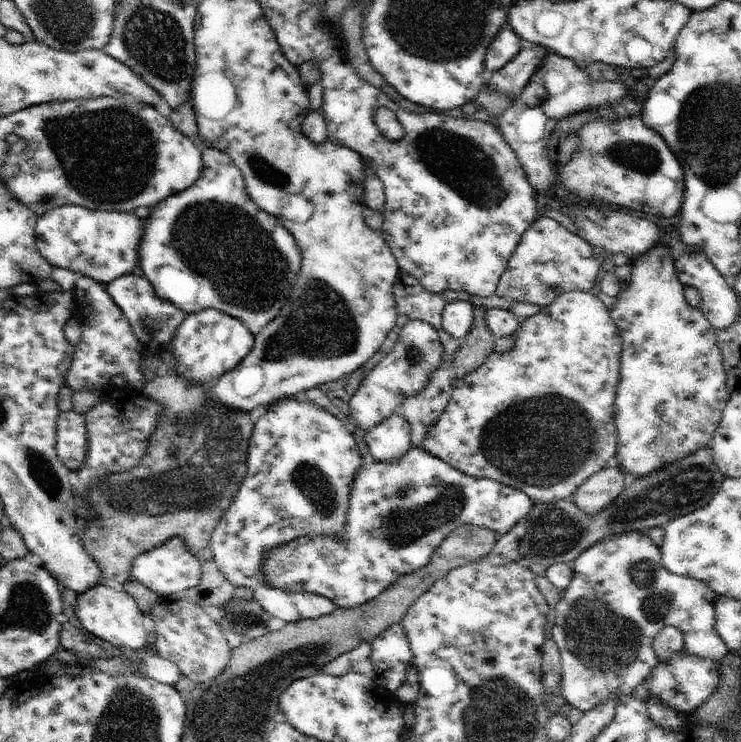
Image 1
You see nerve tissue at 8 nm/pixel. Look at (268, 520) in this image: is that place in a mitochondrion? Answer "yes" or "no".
no

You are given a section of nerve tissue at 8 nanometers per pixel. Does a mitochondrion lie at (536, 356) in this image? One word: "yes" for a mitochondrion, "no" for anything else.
no

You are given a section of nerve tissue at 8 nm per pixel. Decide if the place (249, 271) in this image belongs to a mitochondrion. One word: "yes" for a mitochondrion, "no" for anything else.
yes

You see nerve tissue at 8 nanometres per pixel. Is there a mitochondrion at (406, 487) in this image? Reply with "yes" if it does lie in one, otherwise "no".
yes

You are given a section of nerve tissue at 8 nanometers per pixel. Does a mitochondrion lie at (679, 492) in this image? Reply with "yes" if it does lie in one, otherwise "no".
yes

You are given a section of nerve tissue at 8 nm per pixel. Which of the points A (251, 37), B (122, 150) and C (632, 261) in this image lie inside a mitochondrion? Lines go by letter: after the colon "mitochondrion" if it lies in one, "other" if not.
A: other
B: mitochondrion
C: other

